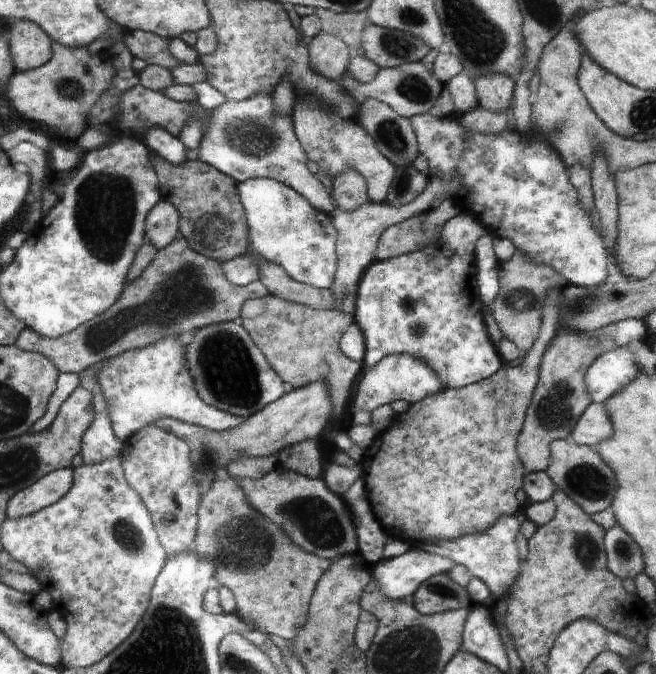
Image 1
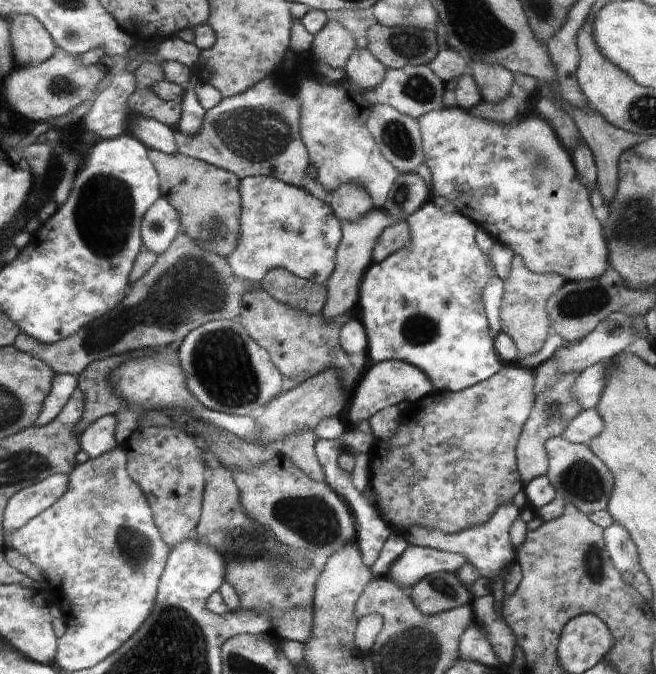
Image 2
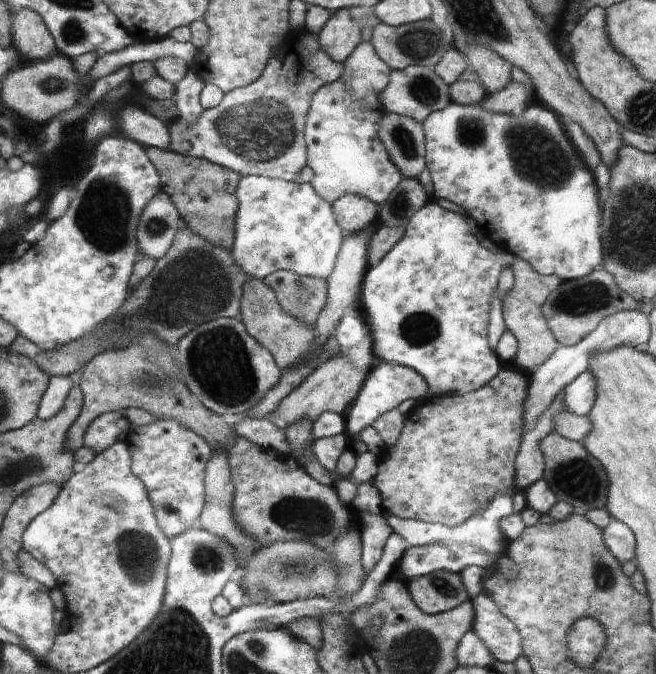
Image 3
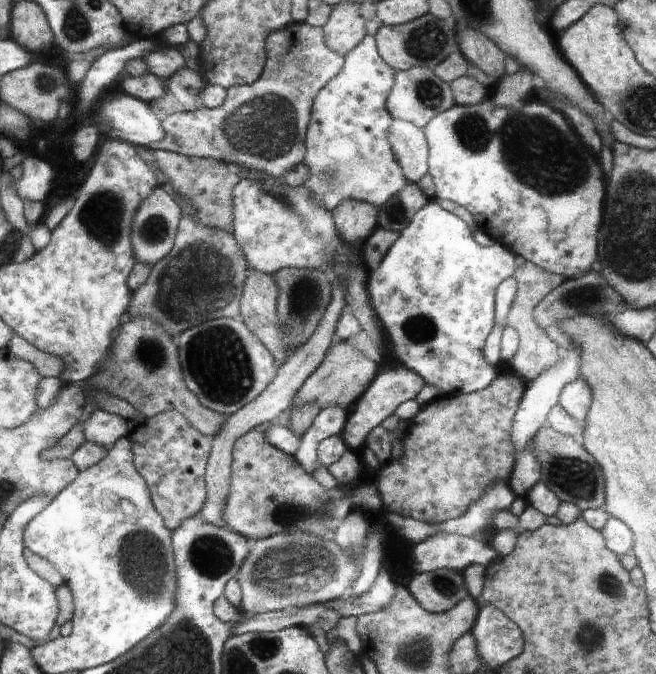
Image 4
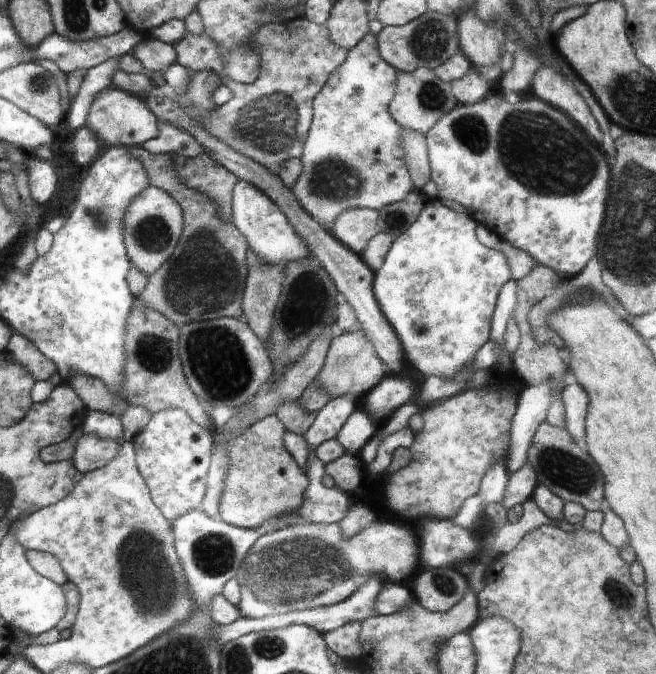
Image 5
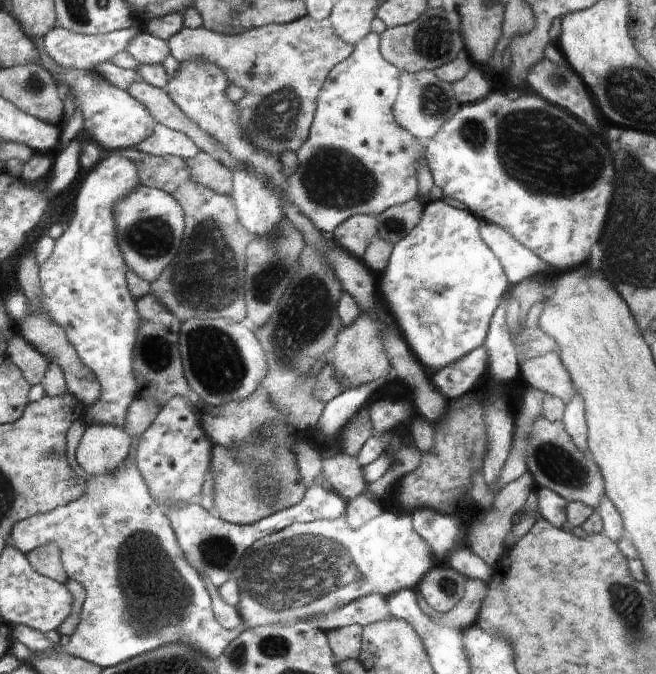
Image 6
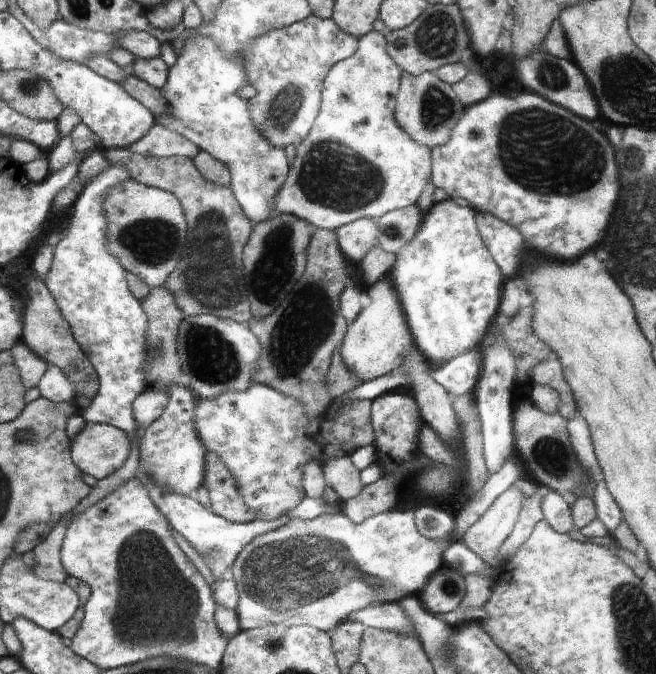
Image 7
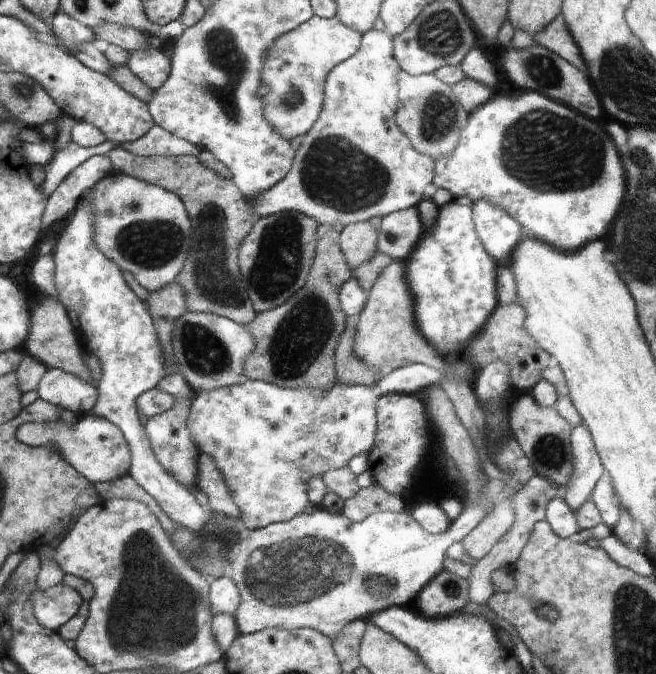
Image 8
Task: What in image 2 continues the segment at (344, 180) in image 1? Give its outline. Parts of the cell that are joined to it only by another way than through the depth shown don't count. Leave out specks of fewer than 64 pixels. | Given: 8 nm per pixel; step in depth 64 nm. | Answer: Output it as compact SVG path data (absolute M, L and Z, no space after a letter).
M350 181L341 183L331 192L329 206L340 222L357 222L374 208L367 190L362 185Z

